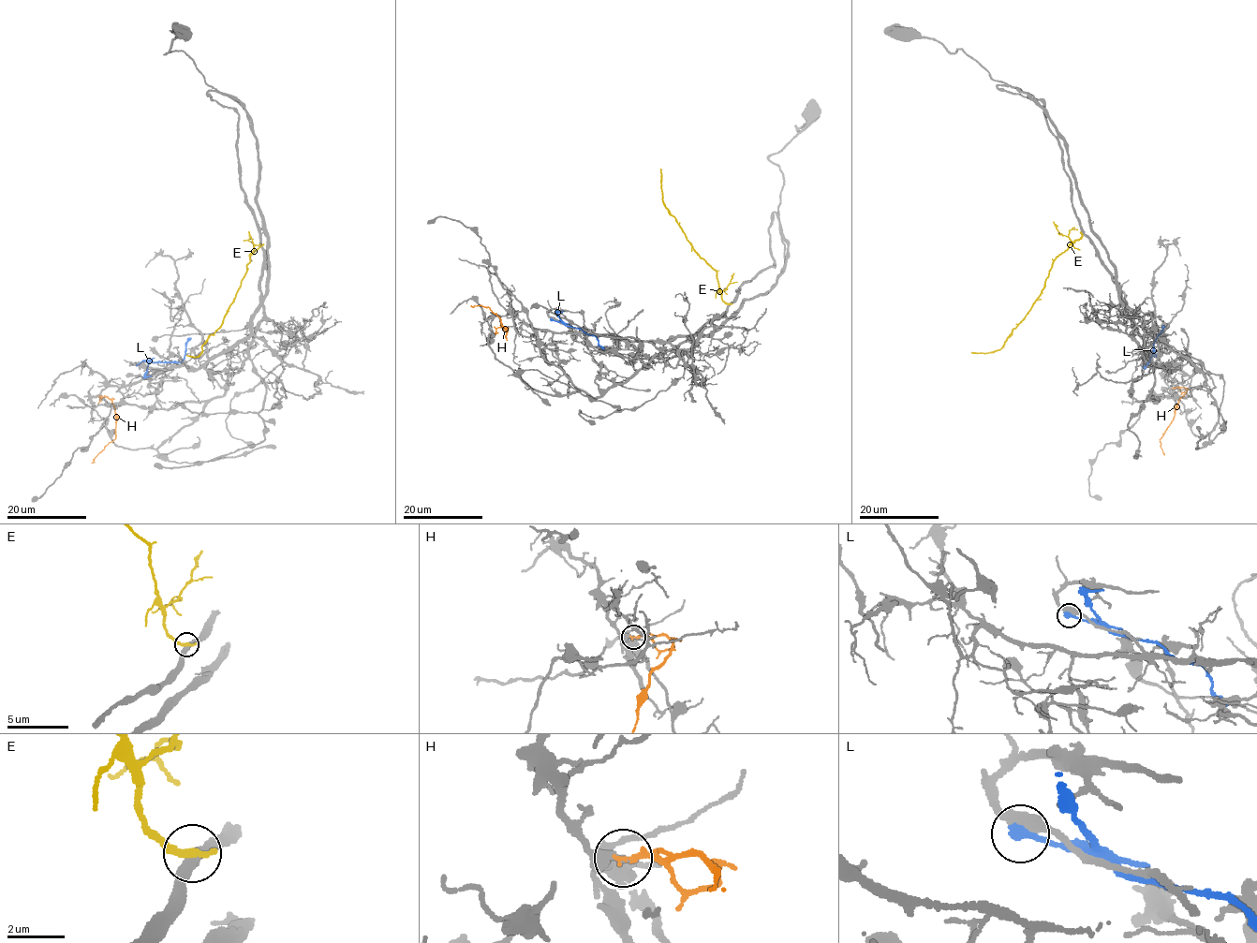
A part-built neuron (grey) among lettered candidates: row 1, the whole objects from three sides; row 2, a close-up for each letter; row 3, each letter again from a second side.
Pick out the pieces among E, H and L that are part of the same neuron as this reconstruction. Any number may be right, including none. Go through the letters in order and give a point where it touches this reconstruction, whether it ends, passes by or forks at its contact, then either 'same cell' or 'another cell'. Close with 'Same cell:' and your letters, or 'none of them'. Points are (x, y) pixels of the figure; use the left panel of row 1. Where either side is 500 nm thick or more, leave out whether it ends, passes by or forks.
E: meets grey at (261, 245); it ends there; another cell
H: meets grey at (98, 396); it ends there; same cell
L: meets grey at (137, 364); another cell
Same cell: H

